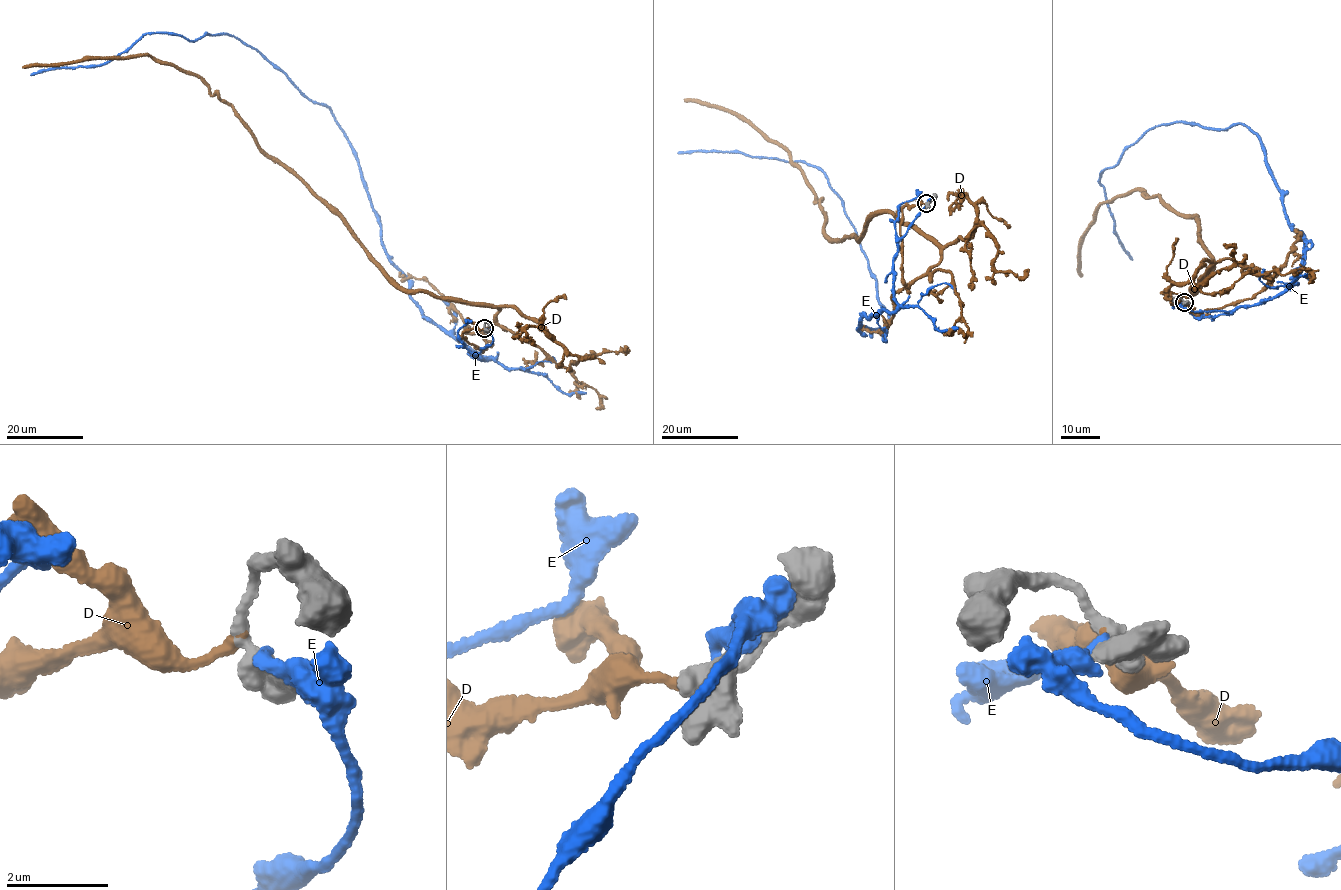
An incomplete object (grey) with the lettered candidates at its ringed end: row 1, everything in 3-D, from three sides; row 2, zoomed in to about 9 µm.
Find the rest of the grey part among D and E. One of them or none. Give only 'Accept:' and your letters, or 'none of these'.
Accept: D

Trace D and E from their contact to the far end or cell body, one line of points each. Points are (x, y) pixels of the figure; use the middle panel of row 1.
D: (926, 203), (902, 209), (907, 288), (940, 248), (890, 213), (837, 242), (790, 155), (684, 99)
E: (928, 202), (896, 252), (896, 305), (864, 316), (864, 334), (886, 334), (889, 316), (827, 176), (677, 153)

